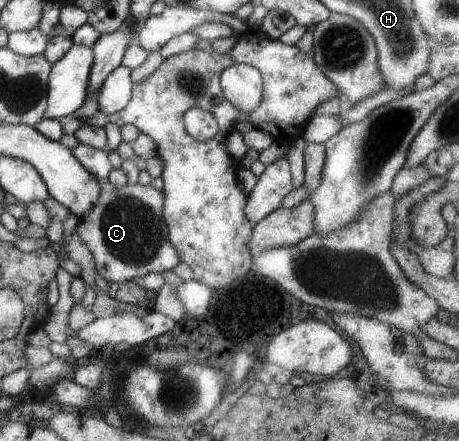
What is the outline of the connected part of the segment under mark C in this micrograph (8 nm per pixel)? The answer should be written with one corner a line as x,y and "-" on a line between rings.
107,179
98,180
100,195
92,209
77,217
73,229
88,247
100,277
110,283
124,283
146,273
162,273
178,265
178,255
168,243
162,208
164,193
139,184
114,187

